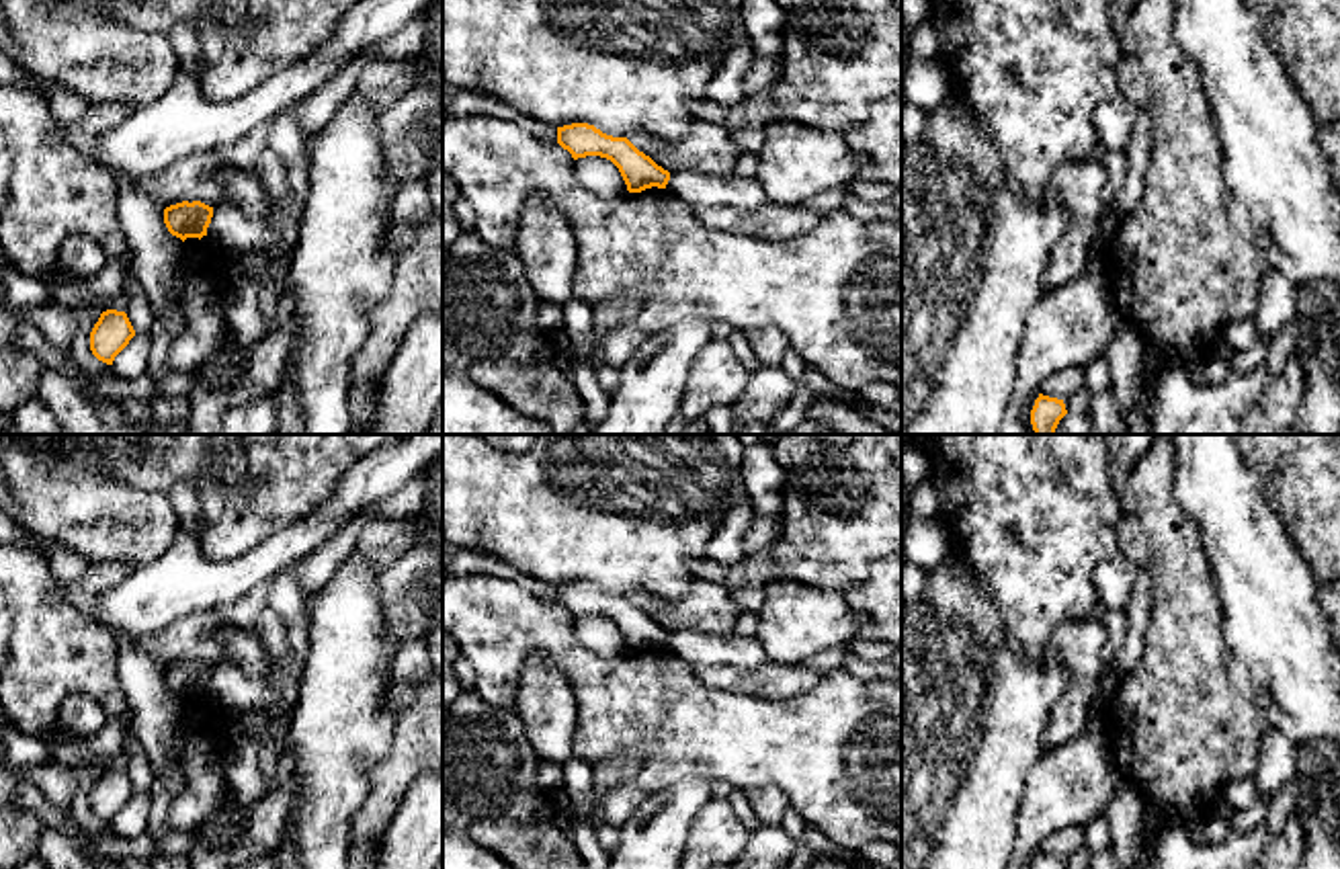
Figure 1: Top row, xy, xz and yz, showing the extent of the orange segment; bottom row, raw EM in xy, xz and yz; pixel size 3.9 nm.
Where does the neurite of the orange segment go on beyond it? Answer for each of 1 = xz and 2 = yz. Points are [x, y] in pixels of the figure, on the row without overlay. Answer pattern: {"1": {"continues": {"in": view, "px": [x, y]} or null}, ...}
{"1": {"continues": null}, "2": {"continues": null}}

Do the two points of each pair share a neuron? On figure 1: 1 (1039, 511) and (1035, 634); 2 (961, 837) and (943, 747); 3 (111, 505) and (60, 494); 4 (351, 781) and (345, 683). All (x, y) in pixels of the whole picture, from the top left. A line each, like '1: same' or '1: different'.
1: same
2: same
3: same
4: same

